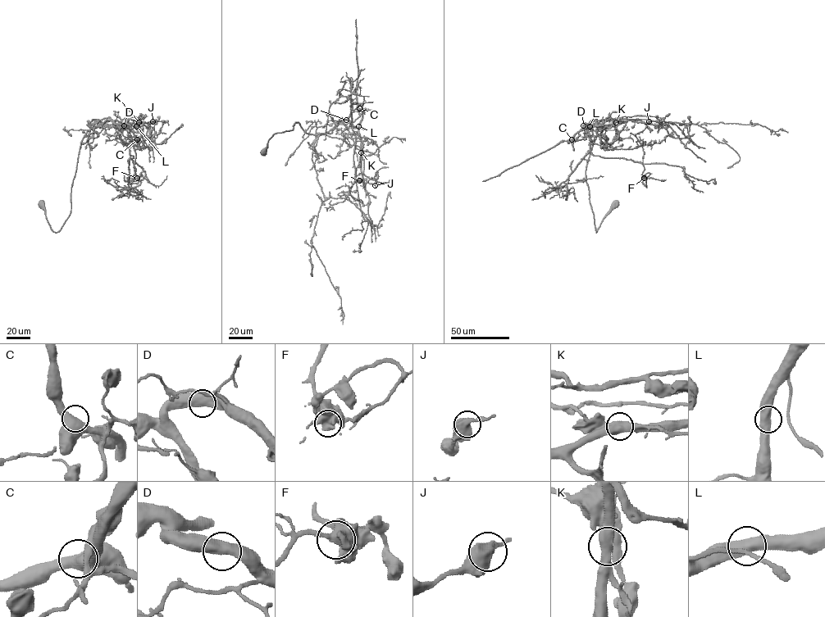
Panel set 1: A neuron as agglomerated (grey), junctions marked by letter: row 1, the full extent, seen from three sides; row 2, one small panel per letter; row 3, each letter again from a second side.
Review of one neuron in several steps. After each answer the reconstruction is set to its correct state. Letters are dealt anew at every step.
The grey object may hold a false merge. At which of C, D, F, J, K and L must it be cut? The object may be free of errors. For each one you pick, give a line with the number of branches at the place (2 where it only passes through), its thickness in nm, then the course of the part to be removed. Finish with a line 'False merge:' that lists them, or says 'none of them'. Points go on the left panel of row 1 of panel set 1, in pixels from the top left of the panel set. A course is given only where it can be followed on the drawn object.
K: 2 branches meet; 550 nm thick; foreign part runs (139, 122), (136, 126), (141, 136), (134, 141), (134, 181)
False merge: K

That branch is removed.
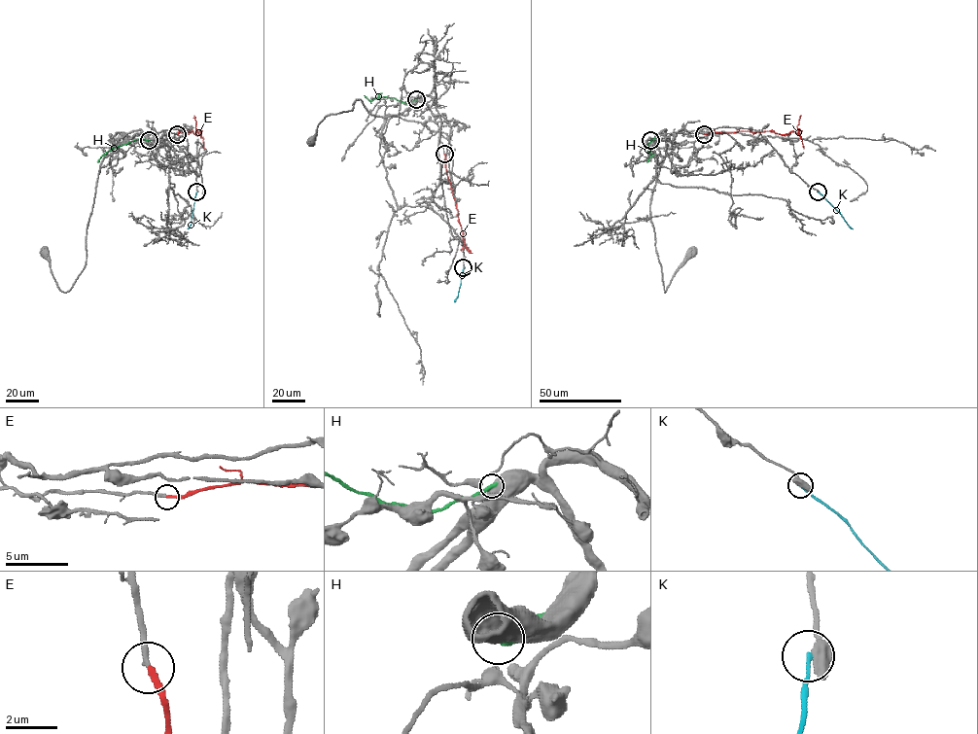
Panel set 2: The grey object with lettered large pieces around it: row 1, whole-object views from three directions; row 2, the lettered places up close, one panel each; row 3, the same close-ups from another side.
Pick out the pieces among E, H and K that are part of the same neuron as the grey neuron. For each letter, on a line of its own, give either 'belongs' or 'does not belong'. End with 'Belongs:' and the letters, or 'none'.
E: belongs
H: does not belong
K: does not belong
Belongs: E

